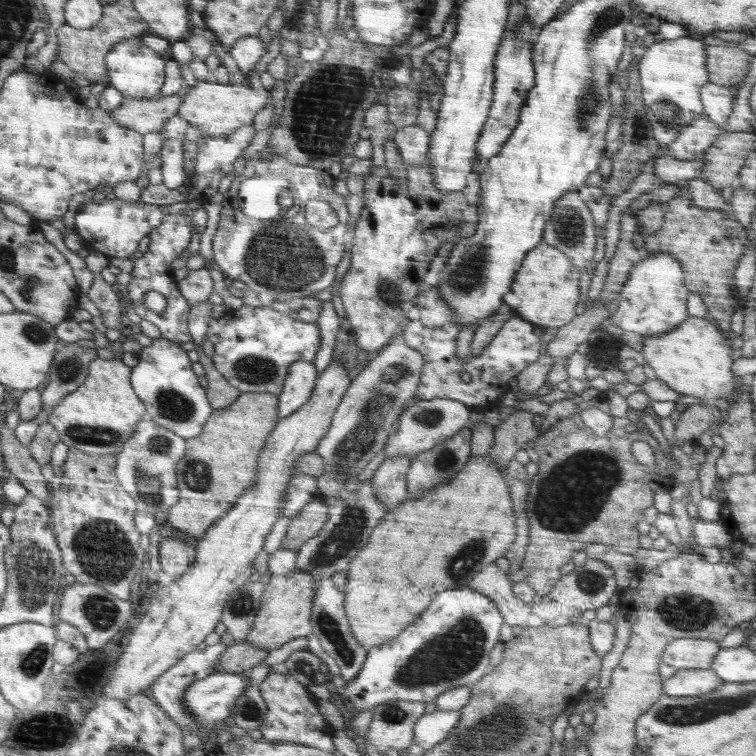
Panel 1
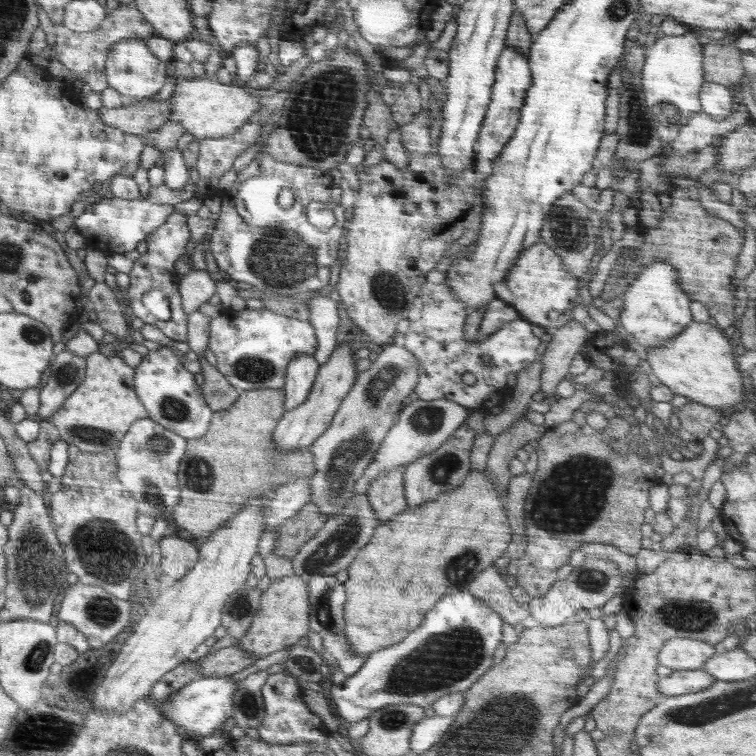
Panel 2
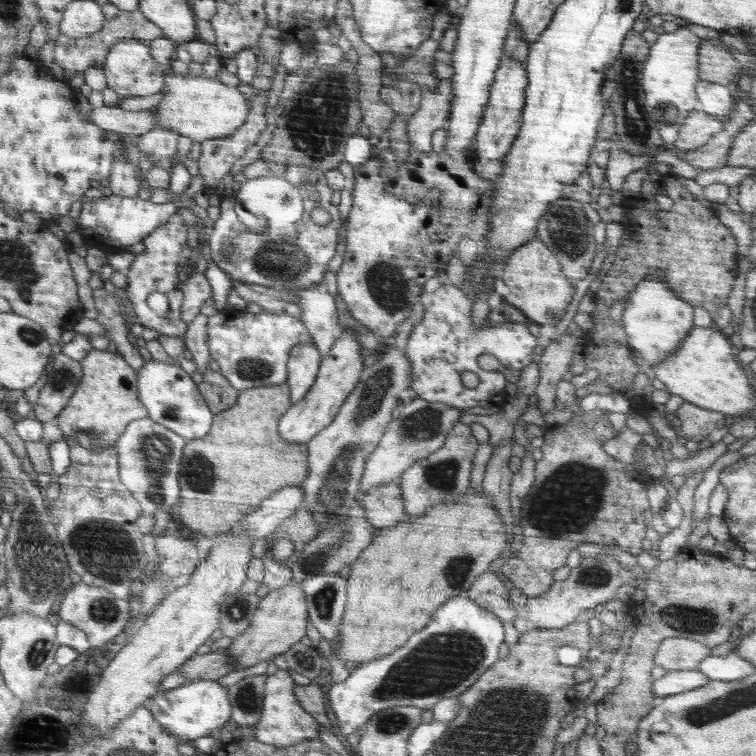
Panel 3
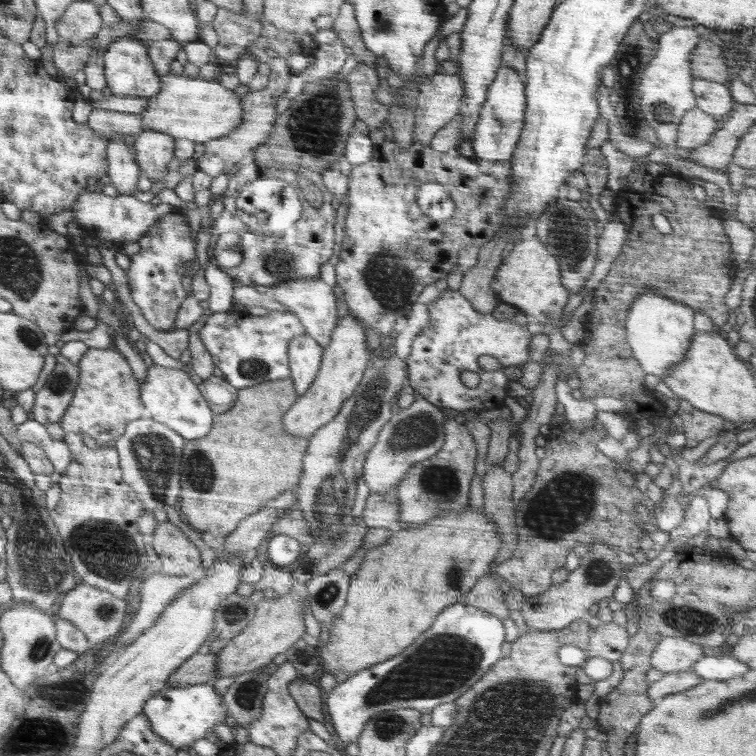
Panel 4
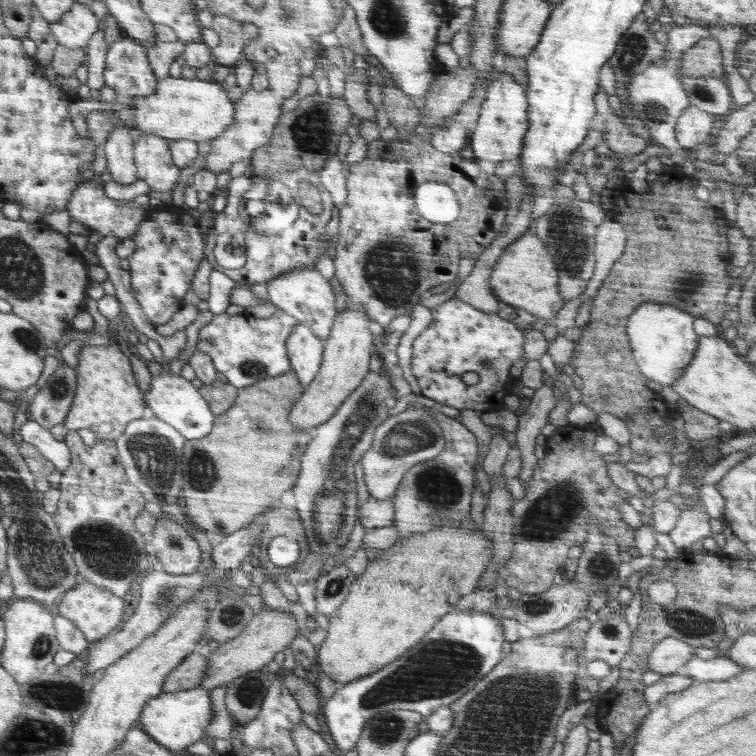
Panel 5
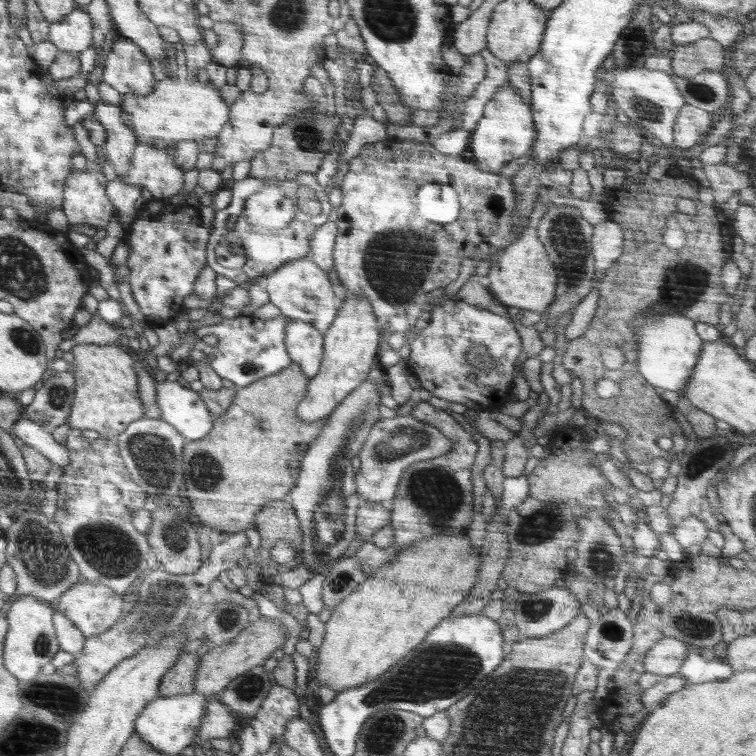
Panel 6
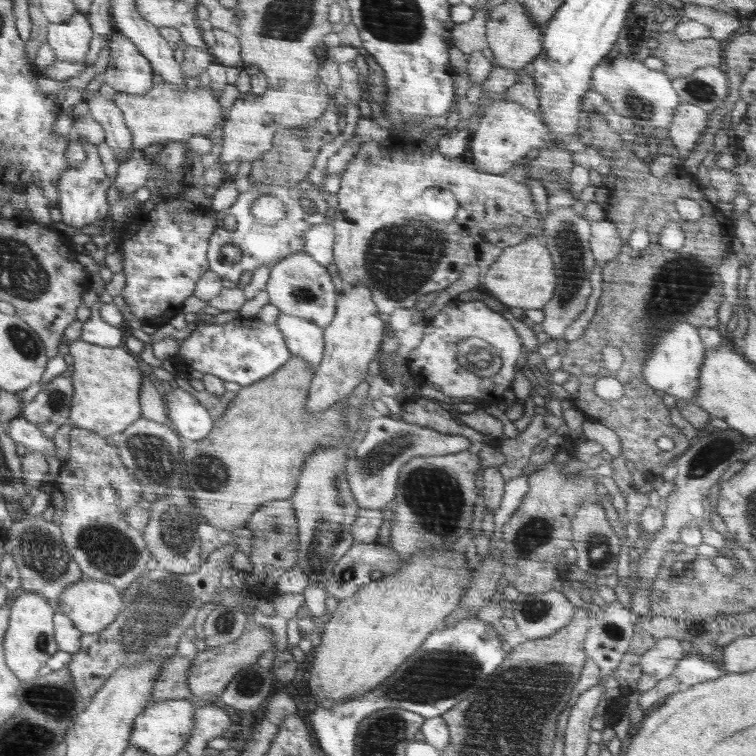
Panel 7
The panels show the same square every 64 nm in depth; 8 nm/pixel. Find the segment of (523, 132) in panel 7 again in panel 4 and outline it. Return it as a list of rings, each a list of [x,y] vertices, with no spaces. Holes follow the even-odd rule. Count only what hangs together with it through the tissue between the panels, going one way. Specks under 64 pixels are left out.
[[[504,65],[500,67],[500,78],[492,81],[492,90],[487,92],[488,102],[483,103],[479,122],[468,139],[472,143],[475,159],[480,163],[494,164],[512,157],[524,125],[526,78],[526,72],[518,73],[510,65]]]

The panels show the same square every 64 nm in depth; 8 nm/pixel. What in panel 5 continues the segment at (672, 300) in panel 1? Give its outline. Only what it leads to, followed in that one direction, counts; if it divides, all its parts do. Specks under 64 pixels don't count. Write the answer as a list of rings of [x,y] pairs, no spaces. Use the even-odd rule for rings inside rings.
[[[658,301],[640,303],[629,316],[626,332],[633,351],[633,361],[641,374],[659,385],[675,385],[682,378],[683,372],[695,360],[699,348],[699,335],[693,329],[695,315],[664,305]]]

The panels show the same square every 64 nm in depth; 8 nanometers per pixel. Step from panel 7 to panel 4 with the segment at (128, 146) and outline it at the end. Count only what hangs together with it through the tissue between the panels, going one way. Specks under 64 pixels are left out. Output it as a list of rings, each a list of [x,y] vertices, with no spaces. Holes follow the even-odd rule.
[[[124,135],[112,138],[108,149],[111,163],[109,177],[112,179],[112,184],[122,195],[134,194],[138,190],[141,166],[134,162],[134,156],[124,140]]]

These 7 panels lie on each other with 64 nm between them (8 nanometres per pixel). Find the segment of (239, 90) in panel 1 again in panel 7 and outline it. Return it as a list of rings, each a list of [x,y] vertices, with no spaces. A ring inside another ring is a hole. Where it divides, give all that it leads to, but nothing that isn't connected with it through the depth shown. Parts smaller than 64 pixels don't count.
[[[164,82],[156,85],[146,95],[117,92],[114,102],[124,112],[128,127],[134,134],[136,149],[148,148],[158,143],[189,142],[194,136],[209,136],[224,120],[222,108],[214,92],[208,87],[177,90],[172,83]]]

